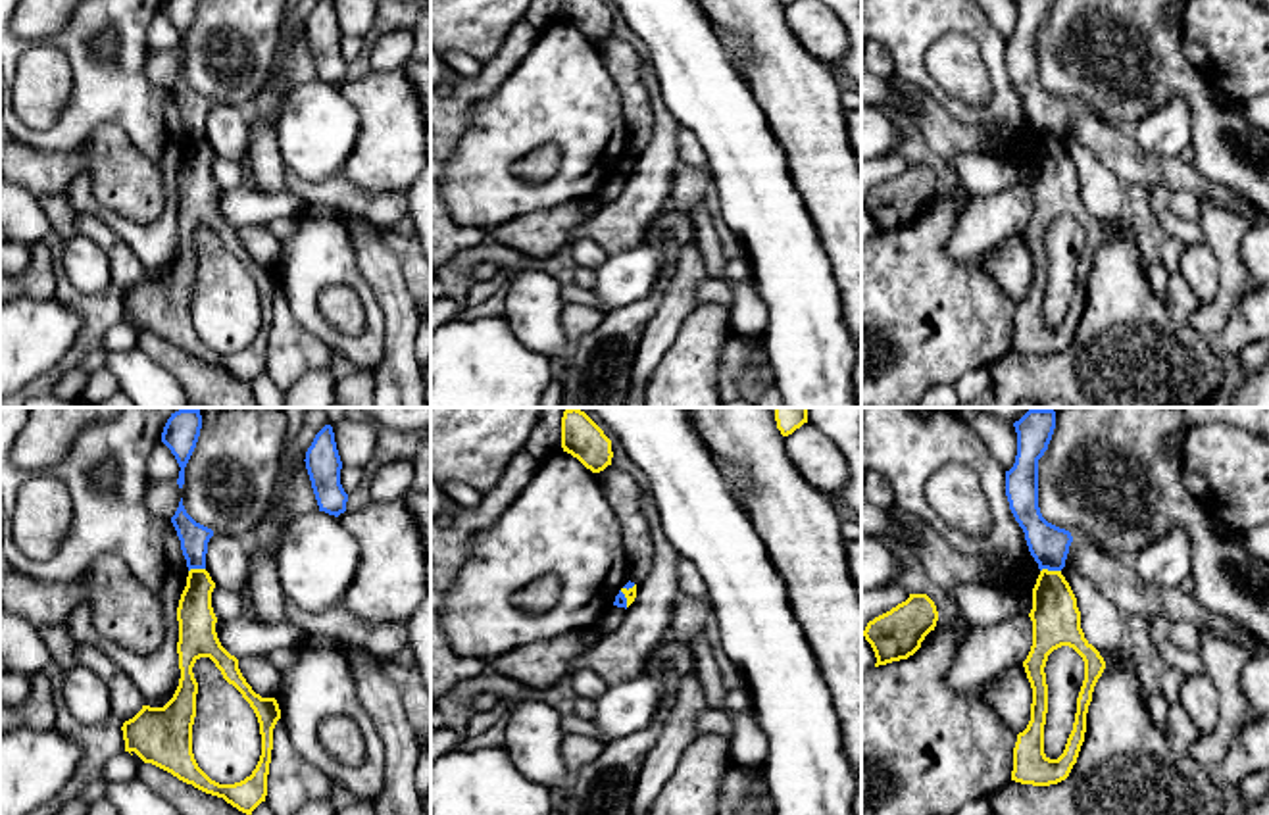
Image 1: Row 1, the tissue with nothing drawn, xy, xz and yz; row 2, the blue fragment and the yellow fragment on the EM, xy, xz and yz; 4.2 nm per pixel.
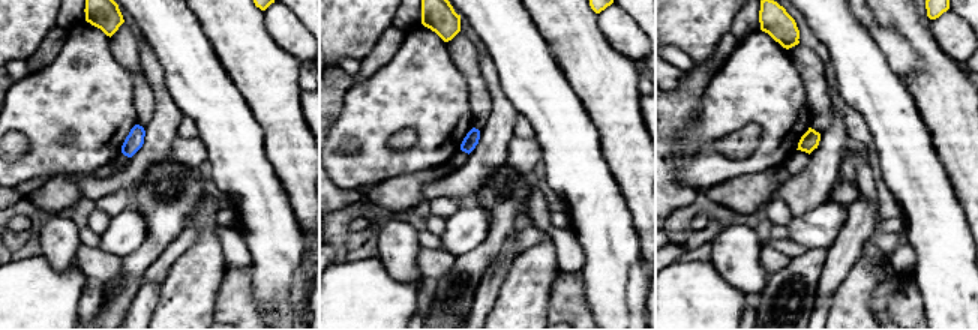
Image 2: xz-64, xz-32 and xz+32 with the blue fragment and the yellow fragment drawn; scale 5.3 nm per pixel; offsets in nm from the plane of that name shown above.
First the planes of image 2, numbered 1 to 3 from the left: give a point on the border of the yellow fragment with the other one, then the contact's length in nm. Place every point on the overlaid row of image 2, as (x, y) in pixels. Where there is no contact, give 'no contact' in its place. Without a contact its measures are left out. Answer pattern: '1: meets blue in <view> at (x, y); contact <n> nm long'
1: no contact
2: no contact
3: no contact

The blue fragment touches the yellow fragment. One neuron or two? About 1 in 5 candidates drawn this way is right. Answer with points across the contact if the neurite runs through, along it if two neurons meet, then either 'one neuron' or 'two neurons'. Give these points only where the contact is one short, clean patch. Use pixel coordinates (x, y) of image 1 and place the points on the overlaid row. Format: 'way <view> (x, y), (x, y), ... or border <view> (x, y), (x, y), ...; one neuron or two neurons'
border yz (1060, 569), (1041, 571); two neurons

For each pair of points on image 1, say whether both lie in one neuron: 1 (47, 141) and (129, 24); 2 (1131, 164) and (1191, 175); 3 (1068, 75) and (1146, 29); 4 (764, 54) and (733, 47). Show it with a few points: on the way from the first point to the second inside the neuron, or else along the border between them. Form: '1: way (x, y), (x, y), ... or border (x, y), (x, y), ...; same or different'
1: way (77, 118), (118, 77), (129, 54); same
2: way (1146, 170), (1175, 175); same
3: way (1087, 56), (1096, 49), (1127, 49); same
4: border (714, 24), (733, 33), (746, 47), (746, 75); different

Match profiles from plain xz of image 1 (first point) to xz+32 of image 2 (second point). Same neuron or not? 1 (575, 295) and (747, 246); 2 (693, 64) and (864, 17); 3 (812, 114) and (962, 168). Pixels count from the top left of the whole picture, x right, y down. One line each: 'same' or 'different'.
1: different
2: different
3: same

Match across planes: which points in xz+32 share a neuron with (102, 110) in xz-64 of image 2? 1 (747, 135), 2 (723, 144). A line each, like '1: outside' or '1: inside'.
1: outside
2: outside

